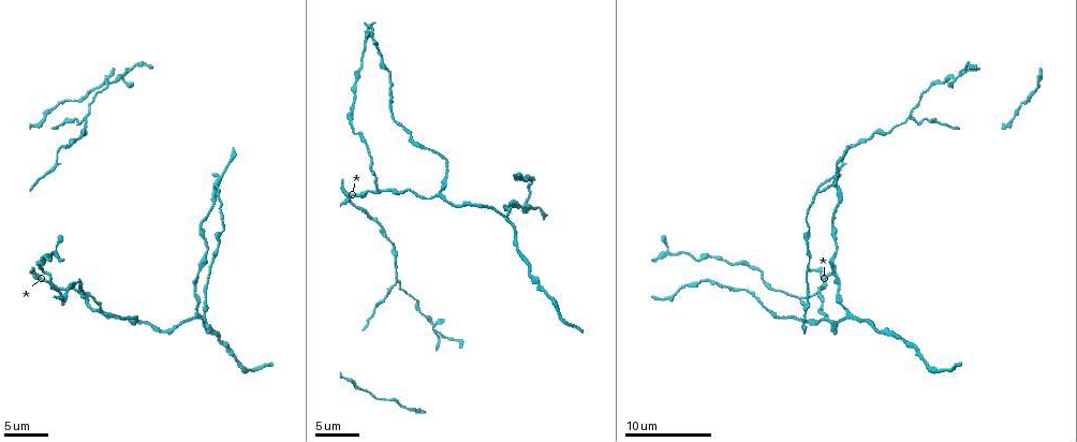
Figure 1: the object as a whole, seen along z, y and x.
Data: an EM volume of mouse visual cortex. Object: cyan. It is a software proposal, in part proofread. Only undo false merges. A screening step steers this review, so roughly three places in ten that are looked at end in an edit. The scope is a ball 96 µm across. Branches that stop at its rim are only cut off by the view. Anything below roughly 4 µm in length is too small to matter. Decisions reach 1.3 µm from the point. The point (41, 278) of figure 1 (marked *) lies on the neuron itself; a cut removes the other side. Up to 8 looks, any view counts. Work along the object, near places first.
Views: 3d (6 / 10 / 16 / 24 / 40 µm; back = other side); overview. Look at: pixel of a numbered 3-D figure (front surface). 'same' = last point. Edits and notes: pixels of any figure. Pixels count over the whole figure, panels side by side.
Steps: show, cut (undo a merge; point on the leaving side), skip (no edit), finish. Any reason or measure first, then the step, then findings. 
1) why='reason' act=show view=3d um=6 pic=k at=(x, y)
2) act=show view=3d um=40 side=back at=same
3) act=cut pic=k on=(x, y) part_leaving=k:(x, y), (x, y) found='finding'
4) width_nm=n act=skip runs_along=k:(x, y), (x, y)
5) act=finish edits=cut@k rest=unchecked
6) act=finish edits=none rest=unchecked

why='a fork' act=show view=3d um=10 pic=1 at=(911, 115)

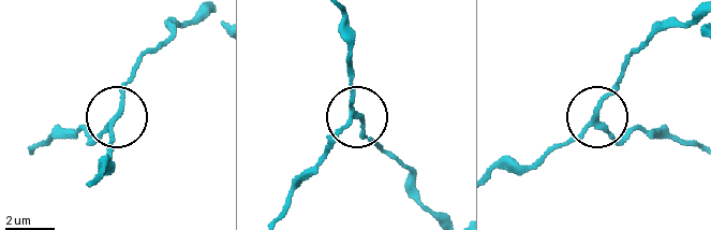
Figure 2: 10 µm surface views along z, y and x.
arms=3 act=cut pic=2 on=(92, 138) part_leaving=2:(108, 124), (92, 137), (65, 130), (35, 146) found='a second neuron is stuck on'

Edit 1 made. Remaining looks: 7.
why='arms part here' act=show view=3d um=6 pic=1 at=(376, 188)

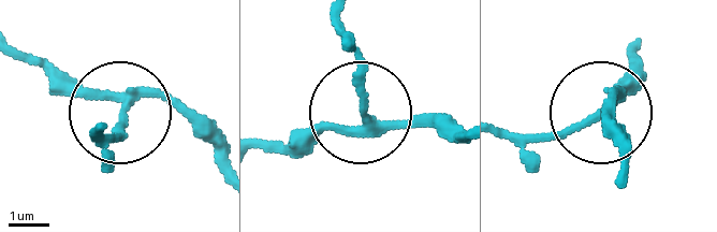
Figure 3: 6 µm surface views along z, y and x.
why='from behind' act=show view=3d um=6 side=back pic=3 at=(130, 104)

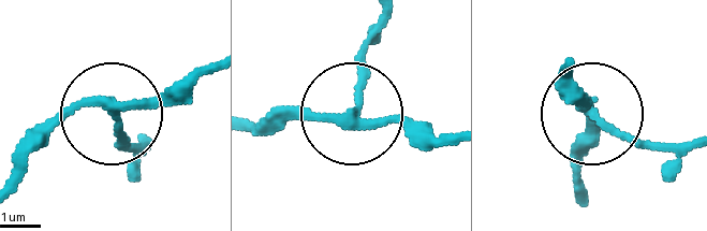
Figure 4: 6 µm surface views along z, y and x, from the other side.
act=skip runs_along=4:(569, 61), (600, 119), (678, 164) found='continuous, no second neuron'

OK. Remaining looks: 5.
why='branch point' act=show view=3d um=6 pic=1 at=(820, 318)

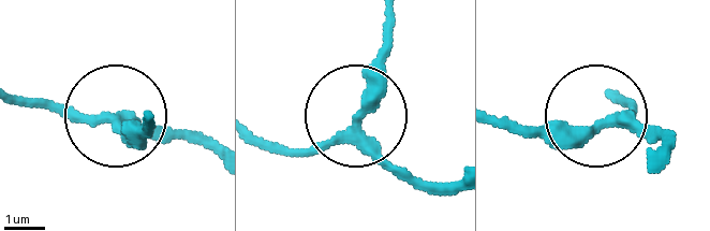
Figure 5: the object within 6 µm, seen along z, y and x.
width_nm=290 act=skip runs_along=5:(18, 97), (148, 124) found='continuous, no second neuron'

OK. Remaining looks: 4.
why='three arms meet' act=show view=3d um=6 pic=1 at=(508, 217)

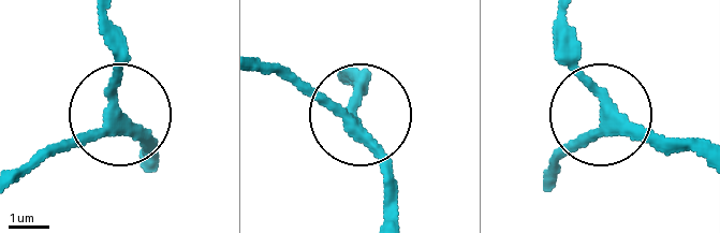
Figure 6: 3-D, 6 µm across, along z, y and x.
act=skip runs_along=6:(546, 184), (618, 112), (687, 149) found='all the same neuron'

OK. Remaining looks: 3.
act=finish edits=cut@2 rest=unchecked

